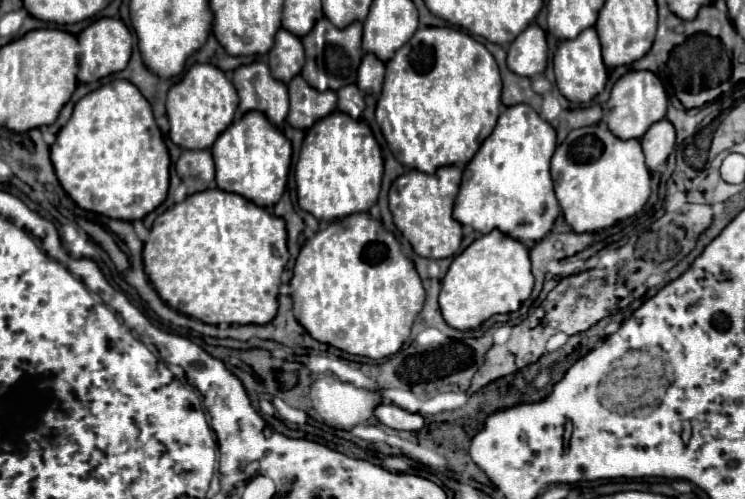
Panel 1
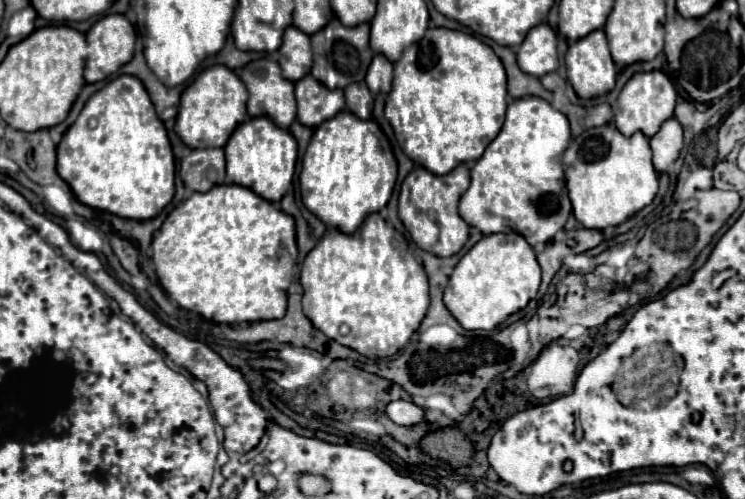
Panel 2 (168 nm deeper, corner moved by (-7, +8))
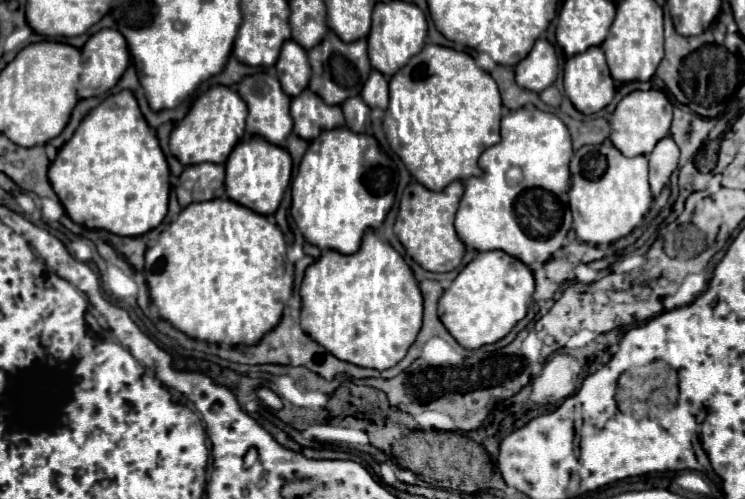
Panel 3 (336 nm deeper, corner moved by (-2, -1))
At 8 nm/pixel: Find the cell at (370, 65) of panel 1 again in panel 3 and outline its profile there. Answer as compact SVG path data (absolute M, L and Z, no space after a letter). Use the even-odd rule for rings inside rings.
M372 72L368 82L362 88L362 100L370 106L370 108L388 108L388 80L380 74L380 72Z

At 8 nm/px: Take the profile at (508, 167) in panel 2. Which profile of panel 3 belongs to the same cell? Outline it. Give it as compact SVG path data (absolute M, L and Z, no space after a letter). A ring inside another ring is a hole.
M520 108L508 112L502 118L502 140L490 148L486 148L478 160L484 176L472 176L464 182L464 196L460 208L456 212L454 226L458 238L478 250L502 250L522 264L530 266L534 262L546 262L562 248L566 234L572 228L572 212L568 206L568 188L570 188L570 160L574 156L572 138L566 124L550 112L542 112L538 108ZM516 166L522 170L520 182L508 182L506 172Z

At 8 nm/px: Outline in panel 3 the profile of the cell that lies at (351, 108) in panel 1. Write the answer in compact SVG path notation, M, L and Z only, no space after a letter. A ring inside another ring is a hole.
M360 96L348 98L348 100L342 104L342 112L344 112L344 118L346 118L346 126L352 128L352 132L362 132L362 130L364 130L366 122L368 122L370 108L362 102Z

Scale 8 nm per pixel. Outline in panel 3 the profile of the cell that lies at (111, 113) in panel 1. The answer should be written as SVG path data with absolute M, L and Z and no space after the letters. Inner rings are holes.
M130 90L108 96L82 120L72 140L60 148L56 160L52 162L48 170L48 180L72 222L86 228L106 230L116 236L142 236L156 228L168 212L170 170L160 150L158 138L152 130L148 130L148 124L140 114L138 102Z

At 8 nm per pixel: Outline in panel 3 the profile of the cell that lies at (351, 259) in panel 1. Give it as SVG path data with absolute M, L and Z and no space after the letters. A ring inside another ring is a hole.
M372 230L366 232L356 254L346 256L336 250L326 250L312 266L308 266L300 286L300 296L302 330L328 352L332 352L338 360L362 368L386 370L398 364L406 356L422 326L422 294L412 270L408 268L404 258L388 242L382 242Z

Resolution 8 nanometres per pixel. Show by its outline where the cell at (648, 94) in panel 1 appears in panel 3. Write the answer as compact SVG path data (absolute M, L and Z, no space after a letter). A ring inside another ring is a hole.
M654 88L648 92L636 90L618 102L610 116L610 140L624 156L646 156L662 138L668 136L672 119L673 105L663 91Z

